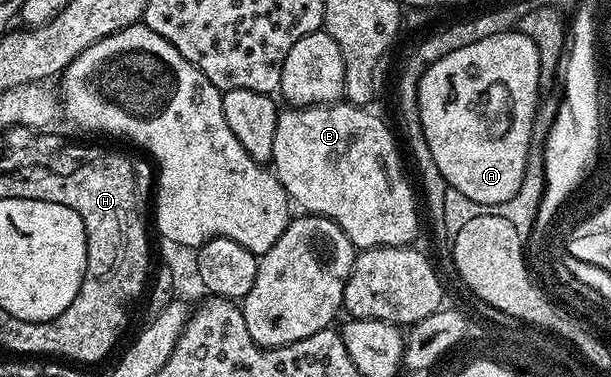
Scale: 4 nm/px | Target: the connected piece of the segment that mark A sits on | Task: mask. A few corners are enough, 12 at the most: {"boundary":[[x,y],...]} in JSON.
{"boundary":[[537,45],[446,53],[417,89],[450,190],[509,201],[533,155]]}

